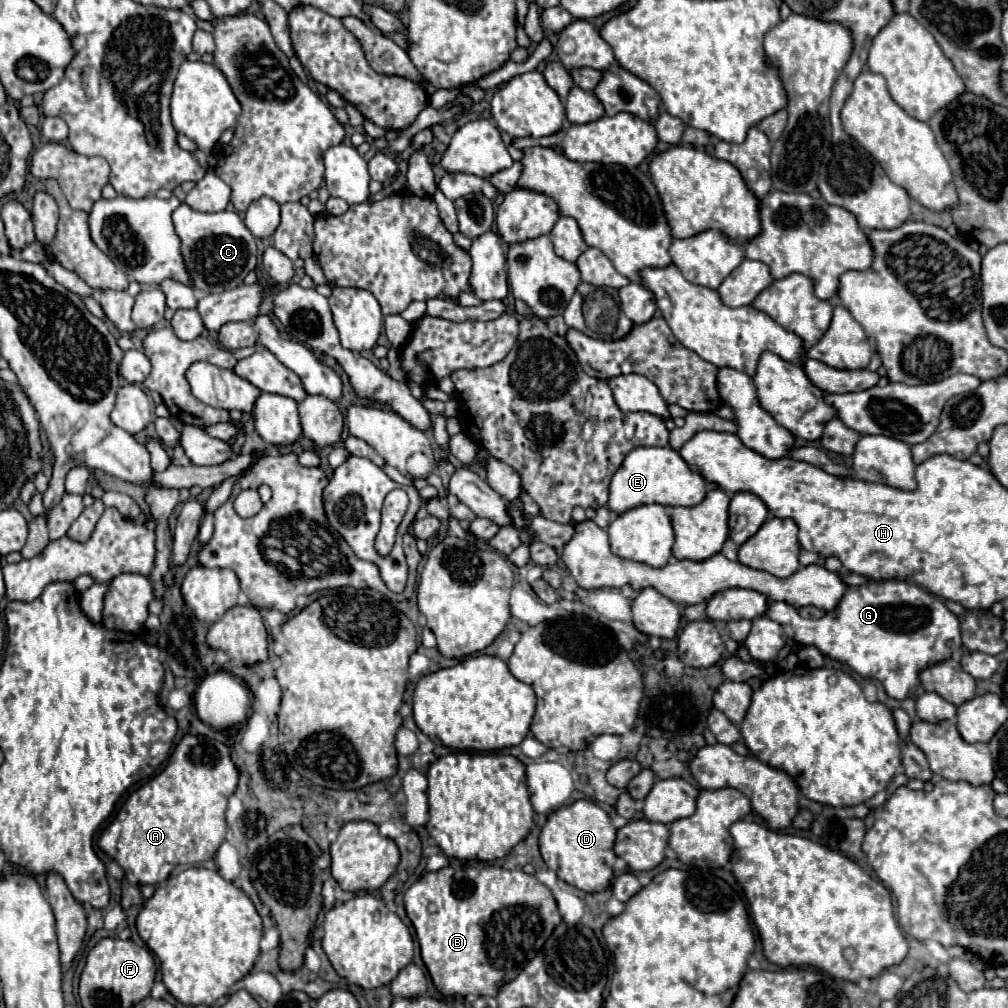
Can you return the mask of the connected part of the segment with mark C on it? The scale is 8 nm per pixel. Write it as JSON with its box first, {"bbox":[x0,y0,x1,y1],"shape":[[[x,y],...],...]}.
{"bbox":[172,203,258,293],"shape":[[[182,203],[172,213],[174,229],[180,237],[180,253],[186,265],[186,271],[192,279],[192,289],[200,293],[220,293],[232,287],[242,285],[244,277],[256,267],[258,249],[252,233],[246,229],[238,213],[220,211],[220,213],[200,213]]]}

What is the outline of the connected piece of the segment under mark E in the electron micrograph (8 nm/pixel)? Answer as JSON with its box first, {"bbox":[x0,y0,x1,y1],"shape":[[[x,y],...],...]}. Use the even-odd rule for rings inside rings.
{"bbox":[606,447,706,515],"shape":[[[636,447],[622,461],[610,481],[610,497],[606,507],[620,515],[638,505],[658,503],[666,507],[692,507],[706,495],[706,481],[700,473],[690,471],[678,451],[672,447]]]}

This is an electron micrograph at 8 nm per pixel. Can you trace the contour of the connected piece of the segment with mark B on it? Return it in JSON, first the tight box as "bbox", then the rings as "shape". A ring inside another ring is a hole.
{"bbox":[404,865,562,997],"shape":[[[448,865],[446,869],[434,871],[434,873],[426,873],[422,879],[418,879],[406,893],[404,893],[404,905],[406,905],[406,913],[410,917],[410,921],[415,929],[416,939],[420,943],[421,957],[426,963],[426,969],[436,985],[436,989],[444,995],[444,997],[452,997],[452,995],[492,995],[496,997],[498,989],[512,981],[524,967],[528,961],[532,961],[536,957],[536,953],[542,949],[544,941],[552,935],[554,927],[562,923],[562,917],[558,913],[556,901],[550,893],[550,889],[546,885],[542,885],[534,875],[524,873],[522,869],[502,869],[502,867],[492,867],[492,865]]]}

